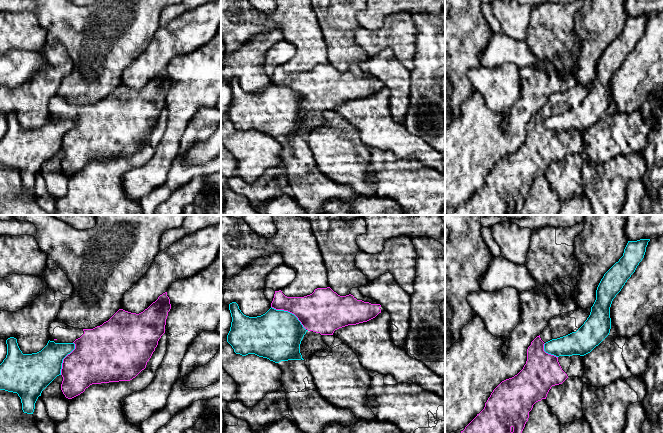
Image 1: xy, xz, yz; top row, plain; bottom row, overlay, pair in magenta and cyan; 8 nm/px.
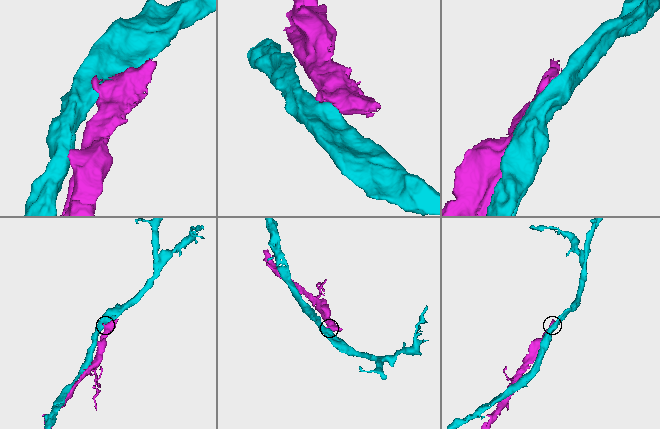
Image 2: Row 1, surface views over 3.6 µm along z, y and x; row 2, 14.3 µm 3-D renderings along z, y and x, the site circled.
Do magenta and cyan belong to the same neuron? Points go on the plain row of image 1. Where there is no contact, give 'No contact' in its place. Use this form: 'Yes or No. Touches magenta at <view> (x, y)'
No. Touches magenta at xz (290, 88)

